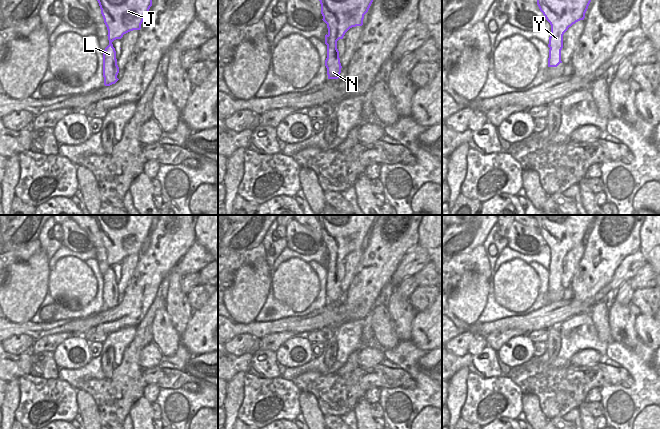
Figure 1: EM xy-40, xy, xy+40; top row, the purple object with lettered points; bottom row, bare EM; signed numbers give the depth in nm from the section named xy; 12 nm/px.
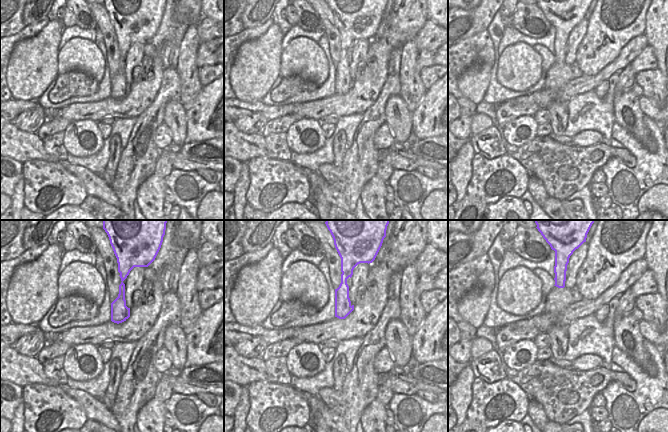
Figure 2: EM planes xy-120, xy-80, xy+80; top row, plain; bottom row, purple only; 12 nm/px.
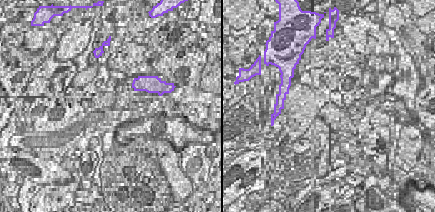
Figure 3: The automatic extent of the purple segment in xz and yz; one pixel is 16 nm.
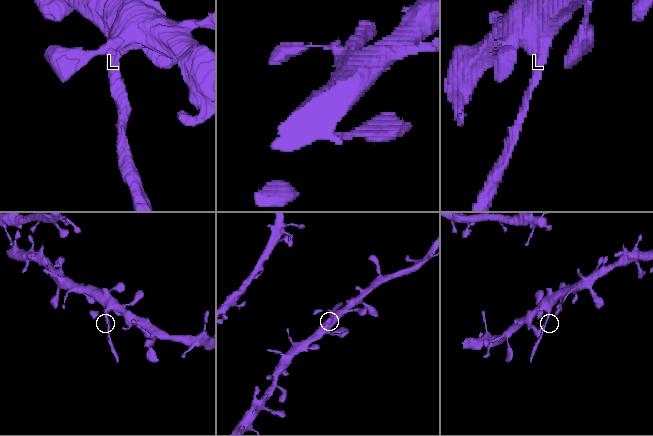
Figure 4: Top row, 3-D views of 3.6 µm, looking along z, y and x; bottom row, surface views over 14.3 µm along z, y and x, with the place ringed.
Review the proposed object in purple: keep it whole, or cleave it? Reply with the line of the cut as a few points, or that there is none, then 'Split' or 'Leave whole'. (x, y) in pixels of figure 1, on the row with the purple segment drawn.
Split along xy+40 (550, 47), (555, 45), (561, 49). Split.

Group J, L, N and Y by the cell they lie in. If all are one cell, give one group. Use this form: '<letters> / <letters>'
J Y / L N

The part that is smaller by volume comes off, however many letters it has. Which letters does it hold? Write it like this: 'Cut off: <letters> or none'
Cut off: L, N.

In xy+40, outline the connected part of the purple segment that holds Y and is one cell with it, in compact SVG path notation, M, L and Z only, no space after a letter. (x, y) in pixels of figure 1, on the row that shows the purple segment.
M537 0L540 11L551 25L551 35L549 37L548 47L554 45L563 48L563 35L573 24L580 20L584 20L585 13L591 0Z

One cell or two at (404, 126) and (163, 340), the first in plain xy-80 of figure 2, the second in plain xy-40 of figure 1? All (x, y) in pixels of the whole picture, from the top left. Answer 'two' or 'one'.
one

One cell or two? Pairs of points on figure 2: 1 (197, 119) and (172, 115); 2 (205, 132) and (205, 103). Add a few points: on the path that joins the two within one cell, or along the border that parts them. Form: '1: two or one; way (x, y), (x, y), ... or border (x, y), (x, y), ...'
1: two; border (186, 111), (186, 138), (184, 140)
2: one; way (205, 125), (205, 110)

